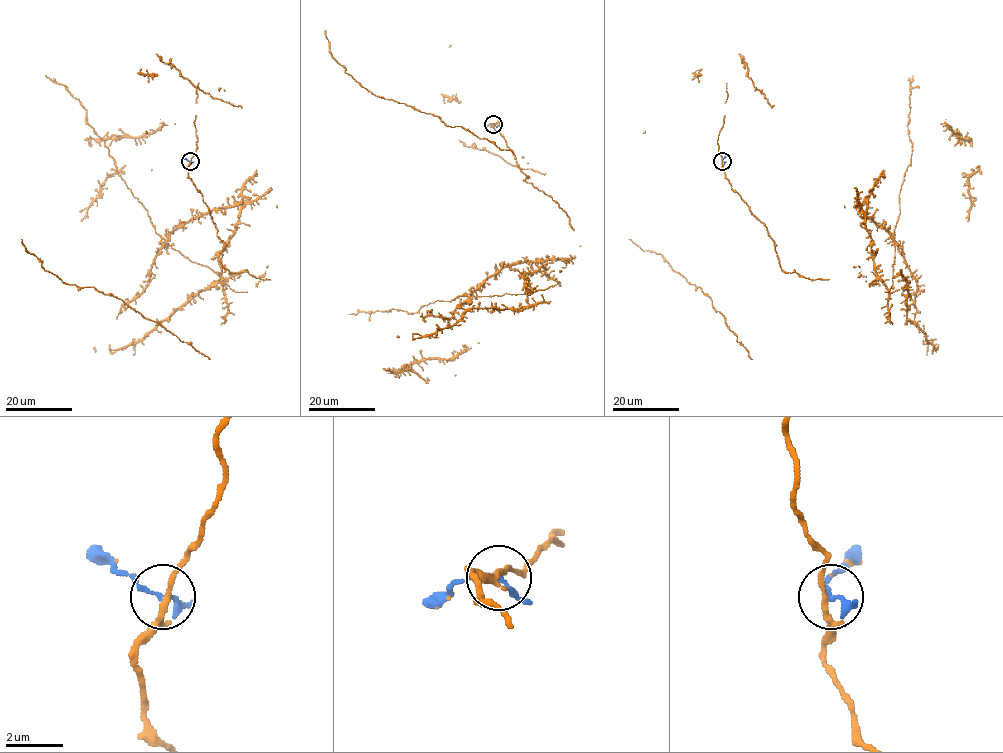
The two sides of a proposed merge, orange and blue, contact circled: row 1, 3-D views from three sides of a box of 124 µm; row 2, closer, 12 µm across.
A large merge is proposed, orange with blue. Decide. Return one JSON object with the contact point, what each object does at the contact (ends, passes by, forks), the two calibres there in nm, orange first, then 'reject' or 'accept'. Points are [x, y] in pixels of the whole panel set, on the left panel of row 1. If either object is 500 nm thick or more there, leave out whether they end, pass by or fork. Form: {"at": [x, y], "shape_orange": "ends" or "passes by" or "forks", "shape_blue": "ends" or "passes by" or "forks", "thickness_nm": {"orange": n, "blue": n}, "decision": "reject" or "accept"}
{"at": [190, 161], "shape_orange": "forks", "shape_blue": "passes by", "thickness_nm": {"orange": 150, "blue": 150}, "decision": "accept"}

